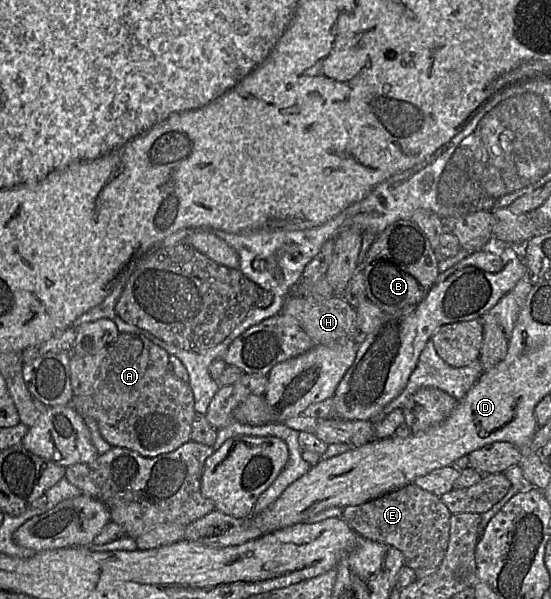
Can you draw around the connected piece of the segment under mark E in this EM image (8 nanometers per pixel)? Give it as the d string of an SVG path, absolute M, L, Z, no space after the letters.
M408 484L365 503L346 506L342 519L368 540L398 549L417 578L433 574L442 563L449 543L451 513L440 498L415 484Z

